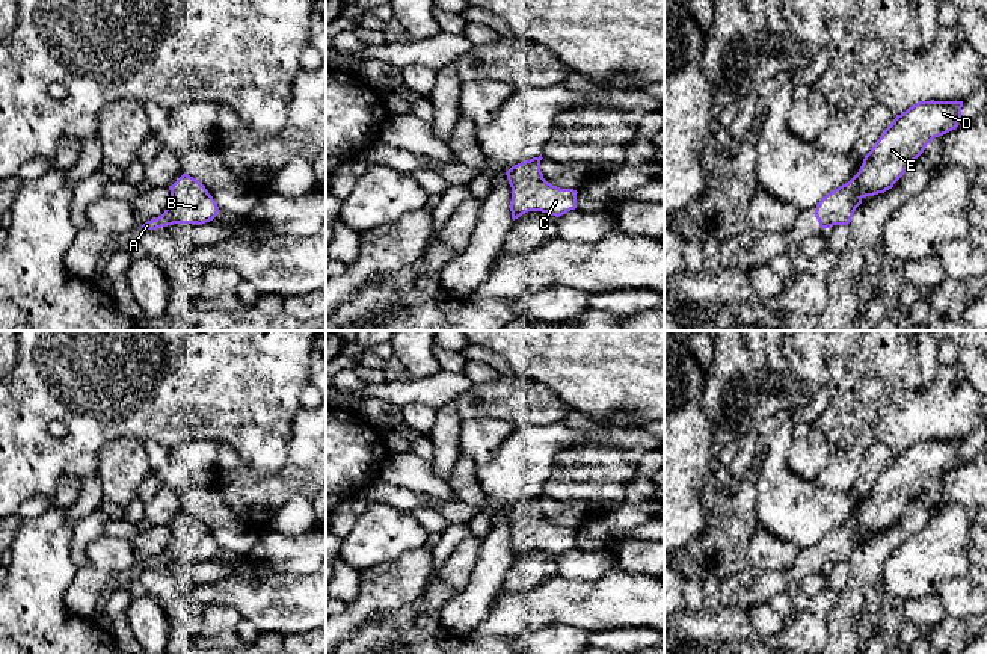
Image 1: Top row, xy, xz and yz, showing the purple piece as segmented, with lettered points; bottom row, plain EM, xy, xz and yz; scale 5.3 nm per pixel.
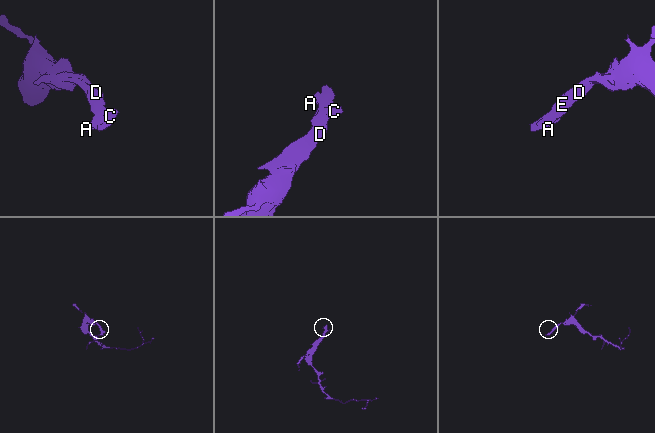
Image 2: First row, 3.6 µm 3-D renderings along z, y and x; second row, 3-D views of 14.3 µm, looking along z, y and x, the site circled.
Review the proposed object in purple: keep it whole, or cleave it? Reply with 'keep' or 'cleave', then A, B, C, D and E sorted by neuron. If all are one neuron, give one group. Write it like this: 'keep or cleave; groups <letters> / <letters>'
keep; groups A B C D E

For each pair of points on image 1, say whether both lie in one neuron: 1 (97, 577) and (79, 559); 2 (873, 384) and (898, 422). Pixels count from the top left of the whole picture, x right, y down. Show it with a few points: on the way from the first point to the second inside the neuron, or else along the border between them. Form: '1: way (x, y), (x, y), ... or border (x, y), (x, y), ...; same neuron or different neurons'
1: border (101, 533), (86, 546), (85, 562), (77, 568); different neurons
2: border (918, 388), (901, 388), (870, 428); different neurons

